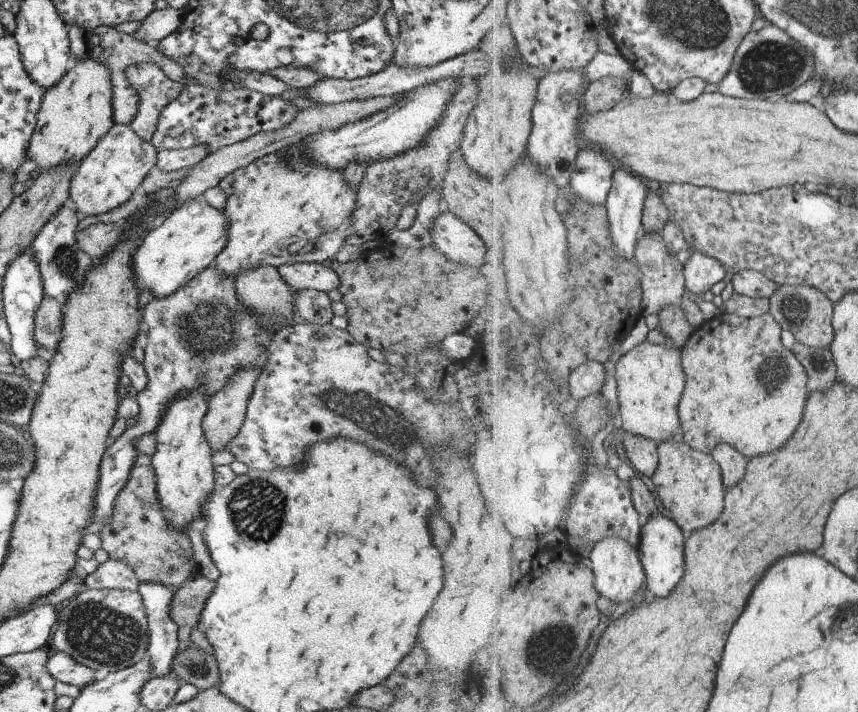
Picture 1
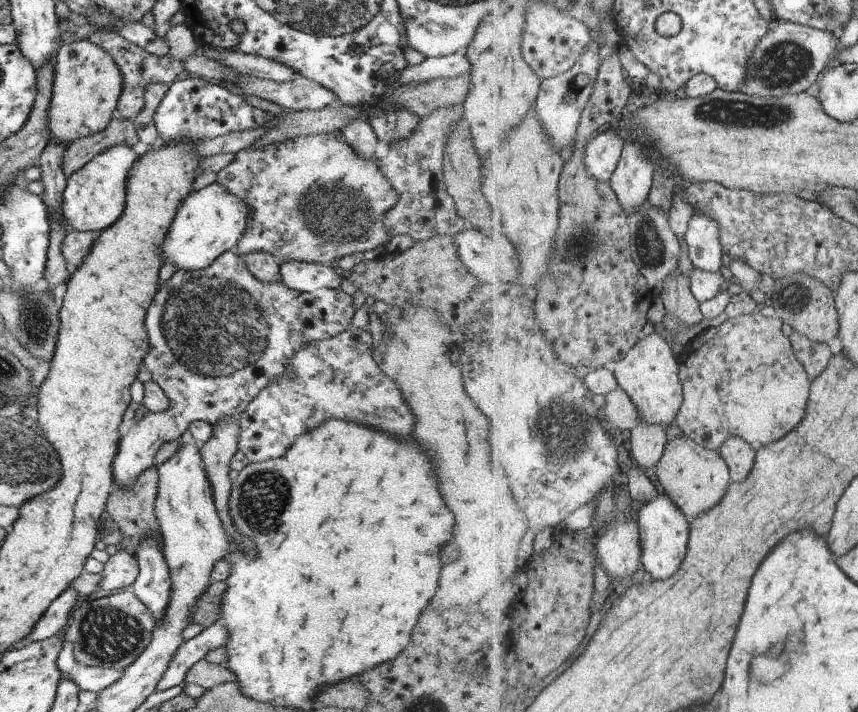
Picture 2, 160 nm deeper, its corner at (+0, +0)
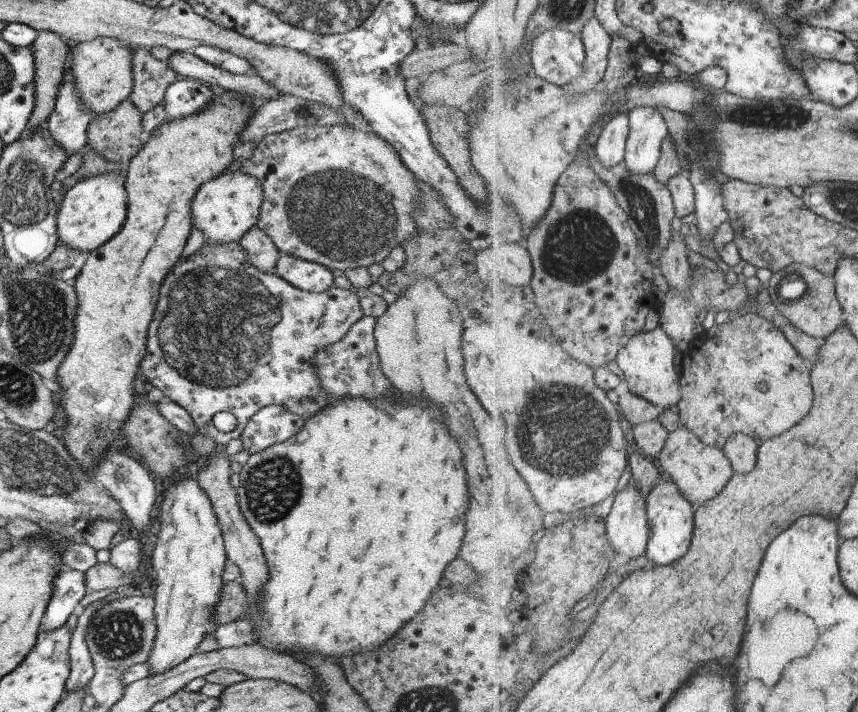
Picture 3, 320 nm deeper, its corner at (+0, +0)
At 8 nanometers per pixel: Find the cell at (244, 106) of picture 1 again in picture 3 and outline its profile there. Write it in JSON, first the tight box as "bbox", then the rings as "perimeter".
{"bbox":[161,79,213,120],"perimeter":[[[195,79],[176,80],[164,92],[161,102],[166,120],[185,118],[202,109],[213,94],[206,83]]]}

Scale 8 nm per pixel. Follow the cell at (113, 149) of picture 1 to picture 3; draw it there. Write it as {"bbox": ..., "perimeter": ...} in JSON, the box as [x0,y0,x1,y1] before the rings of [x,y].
{"bbox":[56,174,126,255],"perimeter":[[[123,174],[87,177],[67,190],[56,210],[58,244],[87,255],[115,236],[126,215]]]}

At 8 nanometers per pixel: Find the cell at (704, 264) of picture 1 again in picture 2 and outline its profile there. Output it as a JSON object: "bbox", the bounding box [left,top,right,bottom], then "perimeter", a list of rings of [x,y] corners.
{"bbox":[684,213,723,272],"perimeter":[[[694,213],[684,240],[693,269],[717,272],[723,266],[720,224],[707,213]]]}

